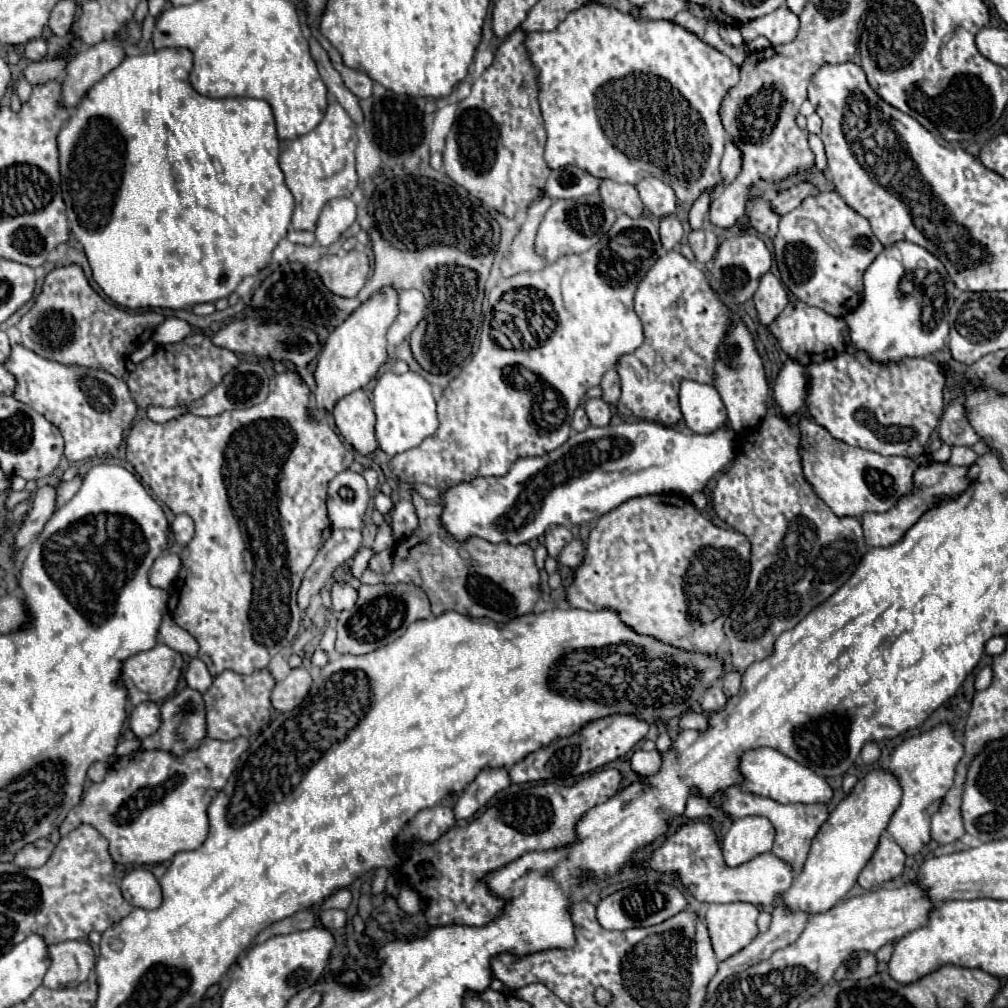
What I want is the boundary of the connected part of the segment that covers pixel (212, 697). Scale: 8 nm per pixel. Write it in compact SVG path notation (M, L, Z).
M267 669L253 675L239 675L233 671L223 671L213 679L213 685L203 693L207 707L207 731L211 739L231 741L235 737L251 737L269 721L271 713L271 691L275 681Z

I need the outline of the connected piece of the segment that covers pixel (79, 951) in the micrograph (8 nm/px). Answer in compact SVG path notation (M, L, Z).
M63 941L49 945L49 957L51 965L43 979L47 989L79 985L95 967L95 953L87 941Z

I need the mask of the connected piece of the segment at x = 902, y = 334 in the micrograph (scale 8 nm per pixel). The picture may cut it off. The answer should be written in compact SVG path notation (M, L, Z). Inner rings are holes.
M899 241L891 247L887 247L883 253L877 255L877 259L869 265L869 269L863 275L863 299L859 303L859 307L851 313L847 313L843 319L847 323L849 329L849 343L847 343L847 353L867 353L871 357L871 361L887 365L887 363L895 363L907 357L927 357L939 349L943 349L943 345L947 343L949 337L949 323L947 323L947 313L953 305L953 285L951 279L943 267L943 263L933 257L929 251L925 251L919 245L913 245L909 241ZM913 273L913 293L903 295L899 289L901 279Z

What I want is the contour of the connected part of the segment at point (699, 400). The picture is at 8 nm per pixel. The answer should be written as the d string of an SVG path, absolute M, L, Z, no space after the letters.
M681 381L679 405L687 427L695 433L711 433L727 423L727 411L713 385Z

